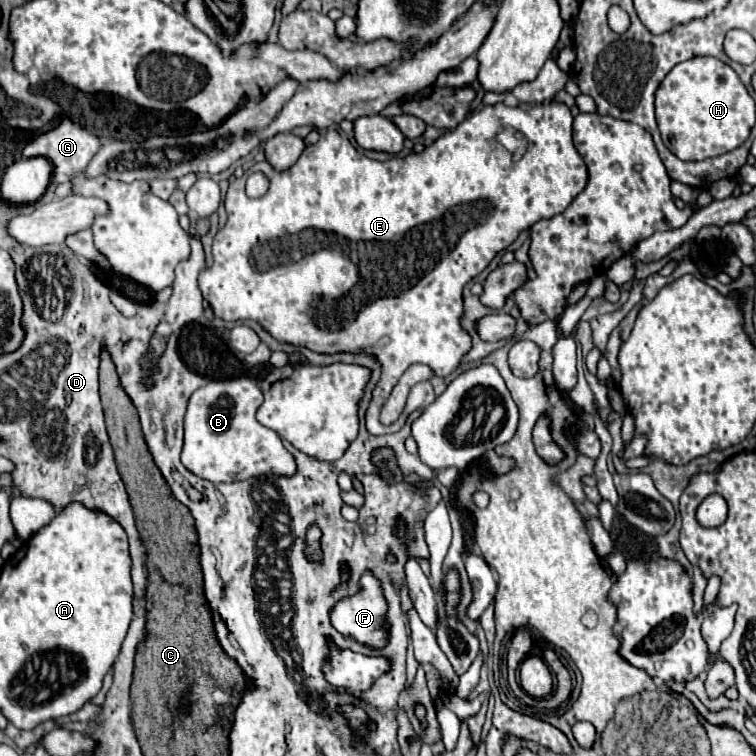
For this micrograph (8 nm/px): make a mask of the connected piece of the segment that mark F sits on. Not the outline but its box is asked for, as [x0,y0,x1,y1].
[329,569,389,651]

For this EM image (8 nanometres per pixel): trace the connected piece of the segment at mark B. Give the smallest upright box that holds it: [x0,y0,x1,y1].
[181,377,297,483]

